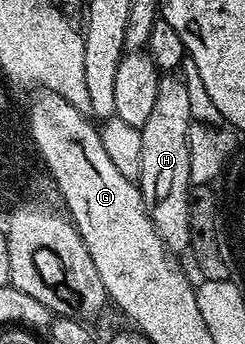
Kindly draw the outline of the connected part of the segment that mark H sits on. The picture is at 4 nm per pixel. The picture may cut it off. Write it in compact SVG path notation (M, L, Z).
M176 77L161 78L158 85L158 97L146 125L140 132L140 178L138 186L140 196L144 198L144 207L148 210L150 221L158 237L169 252L189 250L190 237L190 145L188 128L194 122L192 116L192 95L188 87Z

